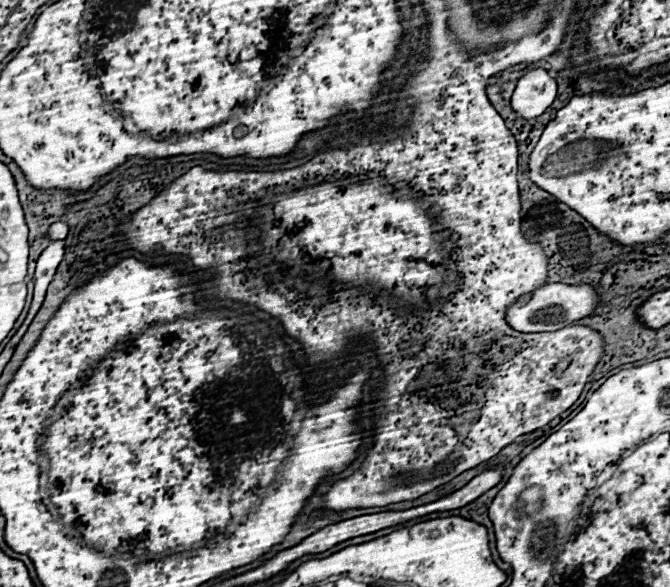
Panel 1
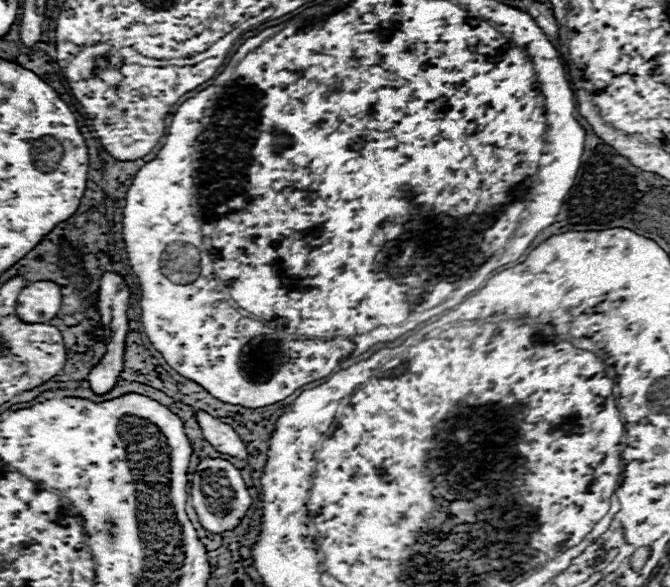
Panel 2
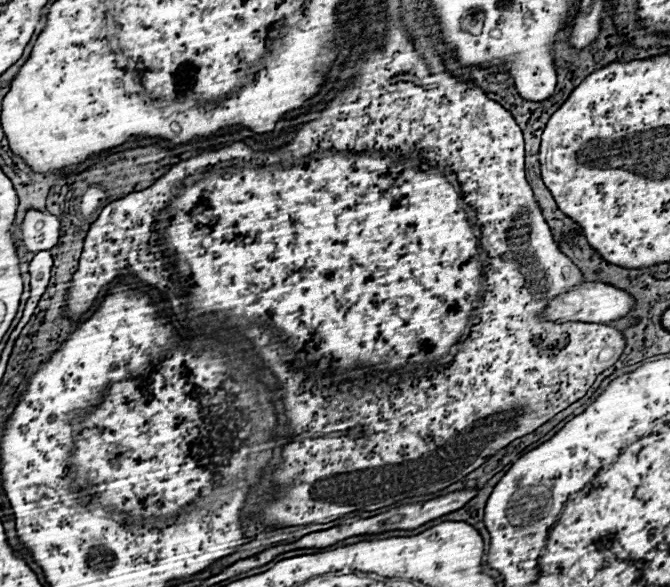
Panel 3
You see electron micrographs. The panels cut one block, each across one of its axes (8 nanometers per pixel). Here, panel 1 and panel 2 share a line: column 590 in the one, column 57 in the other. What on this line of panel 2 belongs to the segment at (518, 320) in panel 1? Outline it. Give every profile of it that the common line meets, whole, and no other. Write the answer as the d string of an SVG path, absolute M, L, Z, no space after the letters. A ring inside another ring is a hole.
M32 282L18 296L18 316L24 322L48 322L60 312L60 288L52 282Z

